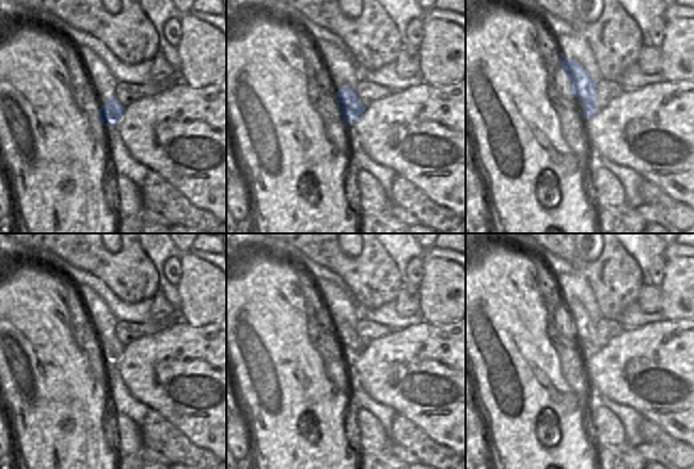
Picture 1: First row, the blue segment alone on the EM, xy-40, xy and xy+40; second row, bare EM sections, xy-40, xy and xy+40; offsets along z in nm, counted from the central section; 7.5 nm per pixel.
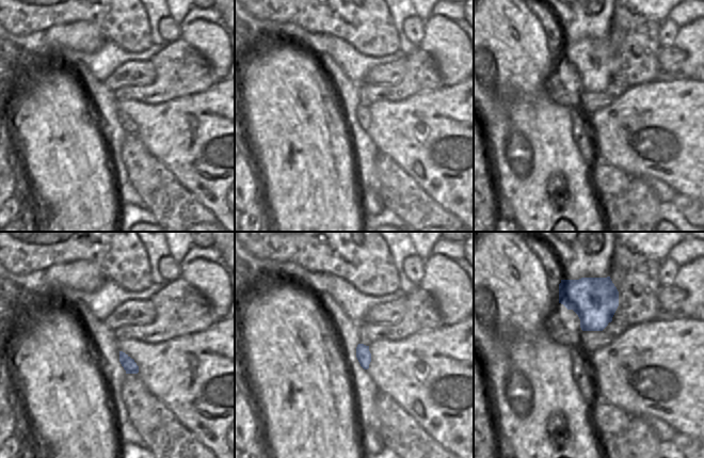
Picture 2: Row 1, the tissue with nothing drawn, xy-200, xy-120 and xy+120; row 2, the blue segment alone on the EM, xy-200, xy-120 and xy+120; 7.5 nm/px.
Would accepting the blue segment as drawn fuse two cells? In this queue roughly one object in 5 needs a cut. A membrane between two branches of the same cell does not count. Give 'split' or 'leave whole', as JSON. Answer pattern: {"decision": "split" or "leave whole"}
{"decision": "leave whole"}

